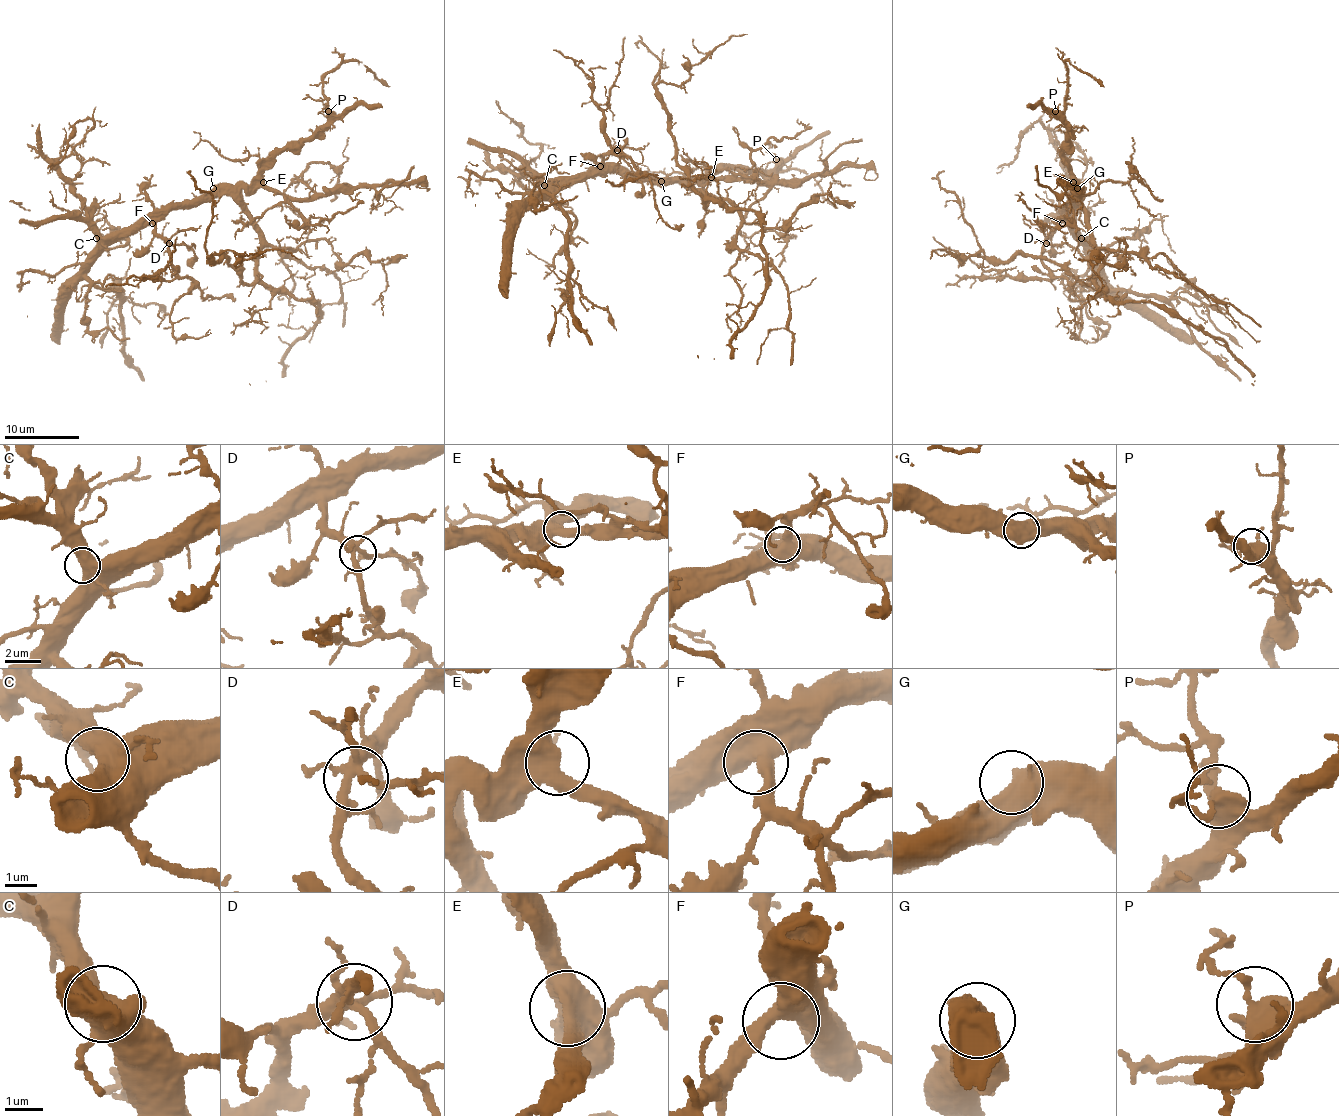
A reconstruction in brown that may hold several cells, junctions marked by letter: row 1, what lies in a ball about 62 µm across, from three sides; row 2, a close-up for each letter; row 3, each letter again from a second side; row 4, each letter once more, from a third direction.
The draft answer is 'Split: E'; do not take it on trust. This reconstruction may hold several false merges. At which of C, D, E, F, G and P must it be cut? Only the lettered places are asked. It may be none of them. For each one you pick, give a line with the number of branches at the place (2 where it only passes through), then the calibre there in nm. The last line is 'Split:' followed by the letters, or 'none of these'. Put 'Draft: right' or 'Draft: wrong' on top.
Draft: wrong
Split: none of these

